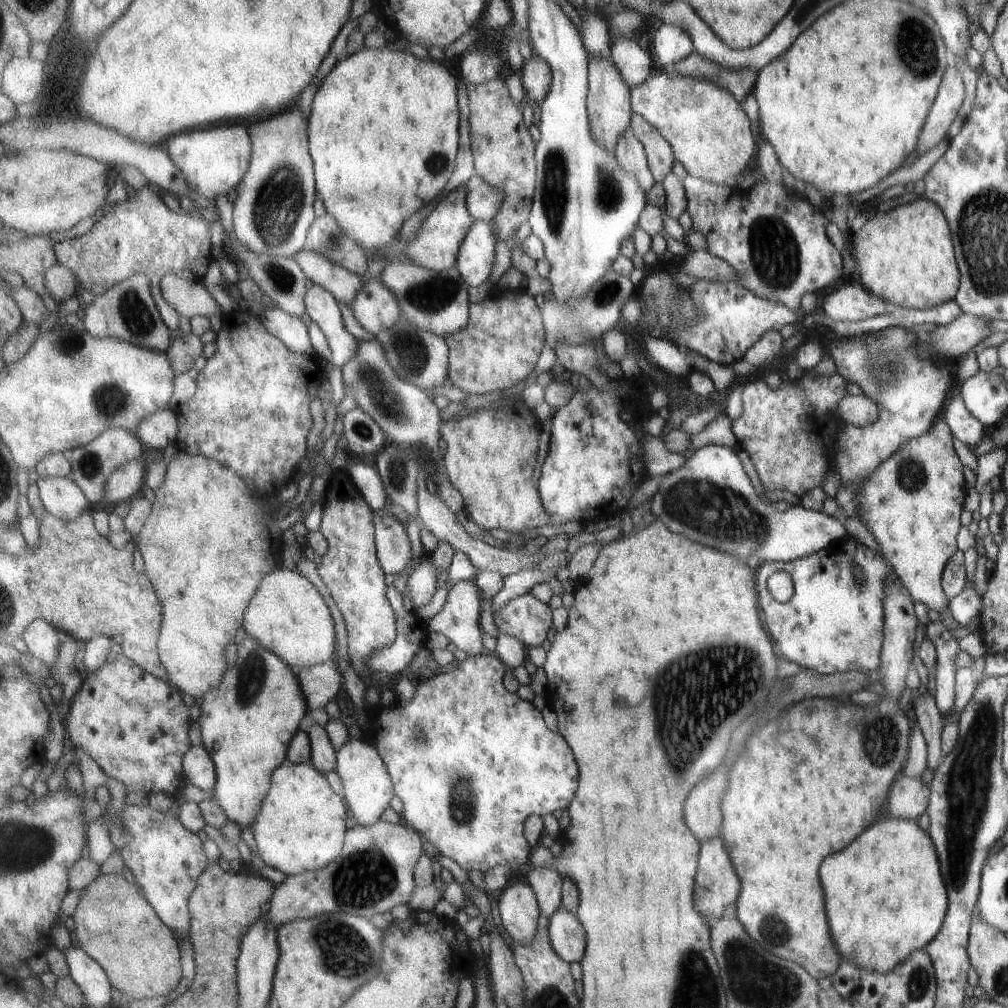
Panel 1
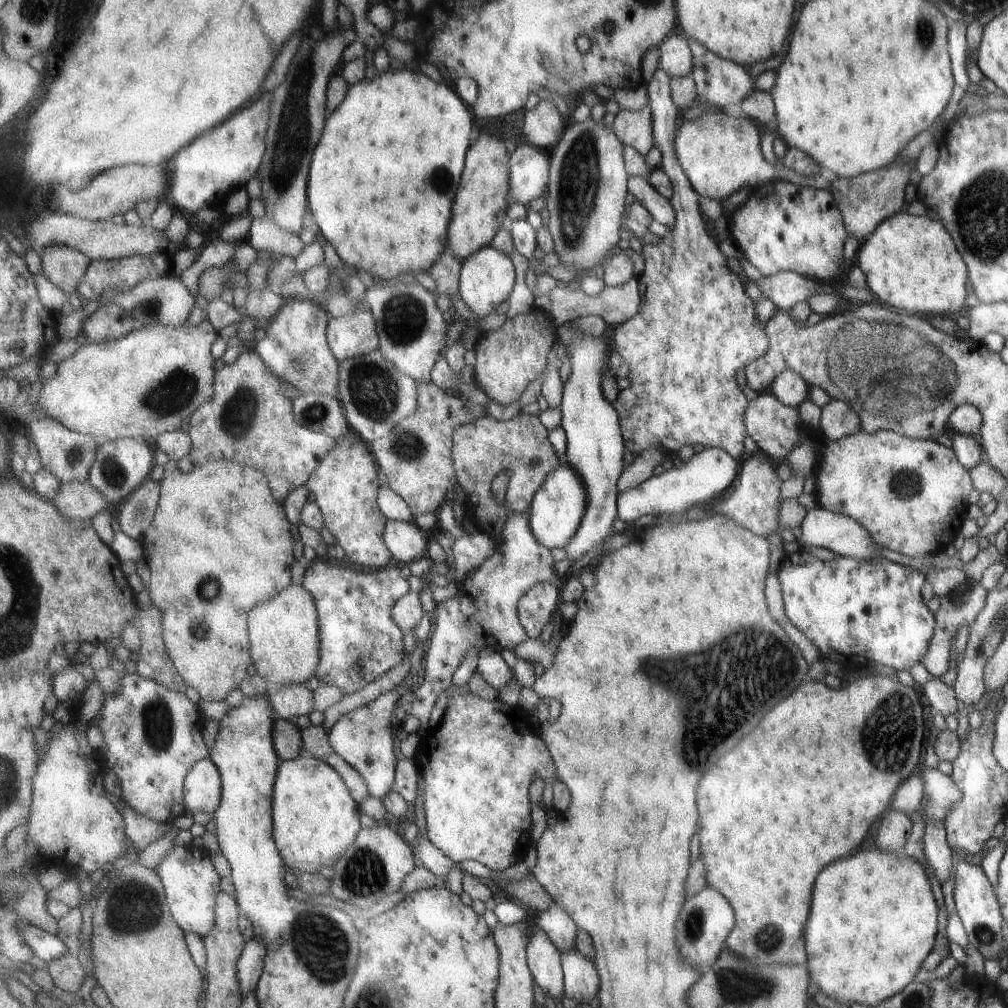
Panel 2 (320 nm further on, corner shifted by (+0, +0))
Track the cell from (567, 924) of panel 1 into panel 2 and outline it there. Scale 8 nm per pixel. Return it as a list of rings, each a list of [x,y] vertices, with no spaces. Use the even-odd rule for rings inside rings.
[[[575,951],[562,954],[566,996],[573,998],[579,1005],[587,1005],[599,994],[601,978],[597,974],[596,963]]]

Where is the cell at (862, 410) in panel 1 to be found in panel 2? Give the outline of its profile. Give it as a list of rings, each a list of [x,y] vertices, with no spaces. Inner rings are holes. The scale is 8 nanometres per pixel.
[[[831,399],[820,408],[819,429],[823,436],[834,441],[857,434],[860,420],[847,403]]]

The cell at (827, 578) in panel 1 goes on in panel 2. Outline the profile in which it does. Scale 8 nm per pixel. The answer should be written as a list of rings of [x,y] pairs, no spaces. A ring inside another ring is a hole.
[[[799,549],[784,555],[780,561],[779,578],[783,614],[787,620],[817,648],[820,658],[839,660],[847,672],[865,672],[867,665],[883,664],[896,671],[909,670],[920,662],[933,636],[934,618],[920,597],[923,571],[893,563],[882,556],[862,561],[839,557],[825,562]]]

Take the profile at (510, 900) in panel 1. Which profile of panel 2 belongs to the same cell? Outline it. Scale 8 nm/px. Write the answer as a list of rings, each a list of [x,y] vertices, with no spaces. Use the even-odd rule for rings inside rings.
[[[536,923],[531,928],[532,942],[528,946],[528,963],[536,984],[556,1003],[566,996],[562,952]]]

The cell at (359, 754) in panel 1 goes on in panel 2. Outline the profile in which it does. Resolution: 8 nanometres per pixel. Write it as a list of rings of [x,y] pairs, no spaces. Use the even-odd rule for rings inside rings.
[[[405,677],[405,678],[404,678],[404,679],[403,679],[403,680],[402,680],[402,682],[401,682],[401,683],[400,683],[400,684],[398,684],[398,685],[397,685],[397,686],[395,686],[395,687],[394,687],[394,688],[393,688],[393,689],[391,689],[391,690],[390,690],[390,691],[388,691],[388,692],[387,692],[387,693],[384,693],[384,694],[379,694],[379,695],[378,695],[378,697],[377,697],[377,698],[376,698],[376,699],[375,699],[375,700],[374,700],[374,701],[373,701],[373,702],[372,702],[372,703],[368,703],[368,704],[366,704],[366,705],[363,705],[363,706],[361,706],[361,707],[359,707],[359,708],[357,708],[357,709],[355,709],[355,710],[352,710],[352,711],[349,711],[349,712],[348,712],[348,713],[345,713],[345,714],[343,714],[343,715],[342,715],[342,716],[341,716],[341,717],[340,717],[340,719],[339,719],[339,720],[338,720],[338,722],[337,722],[337,723],[336,723],[336,724],[335,724],[335,725],[334,725],[334,726],[333,726],[333,728],[332,728],[332,729],[331,729],[331,731],[330,731],[330,732],[329,732],[329,733],[330,733],[330,737],[329,737],[329,740],[330,740],[330,743],[331,743],[331,746],[333,746],[333,748],[334,748],[334,749],[335,749],[335,750],[336,750],[336,753],[337,753],[337,754],[340,754],[340,755],[341,755],[341,756],[342,756],[342,757],[343,757],[343,758],[344,758],[344,759],[345,759],[345,760],[346,760],[346,761],[347,761],[347,762],[348,762],[348,763],[349,763],[349,764],[350,764],[350,765],[351,765],[351,766],[353,766],[353,768],[354,768],[354,769],[355,769],[355,770],[357,770],[357,772],[359,772],[359,774],[362,774],[362,775],[363,775],[363,778],[364,778],[364,779],[365,779],[365,782],[368,782],[368,787],[369,787],[369,790],[370,790],[370,794],[371,794],[371,796],[373,796],[373,797],[377,797],[377,798],[378,798],[378,799],[381,799],[381,800],[383,800],[383,799],[384,799],[384,798],[385,798],[385,797],[386,797],[386,796],[387,796],[387,795],[388,795],[388,794],[389,794],[389,793],[392,793],[392,792],[393,792],[393,791],[394,791],[394,790],[395,790],[395,788],[396,788],[396,766],[397,766],[397,765],[398,765],[398,751],[397,751],[397,740],[398,740],[398,738],[397,738],[397,737],[396,737],[396,736],[397,736],[397,731],[396,731],[396,732],[394,732],[394,730],[393,730],[393,722],[391,722],[391,716],[393,716],[393,708],[395,708],[395,706],[397,706],[397,702],[399,702],[399,698],[400,698],[400,697],[401,697],[401,696],[402,696],[402,695],[401,695],[401,694],[400,694],[400,693],[399,693],[399,692],[398,692],[398,690],[397,690],[397,687],[398,687],[398,686],[399,686],[399,685],[402,685],[402,684],[403,684],[403,683],[406,683],[406,682],[407,682],[407,681],[408,681],[408,679],[407,679],[407,678],[406,678],[406,677]]]

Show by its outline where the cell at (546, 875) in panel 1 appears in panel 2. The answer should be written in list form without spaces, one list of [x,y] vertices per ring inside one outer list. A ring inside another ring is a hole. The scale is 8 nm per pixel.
[[[557,902],[548,911],[535,913],[534,922],[548,934],[562,954],[576,950],[577,923]]]

